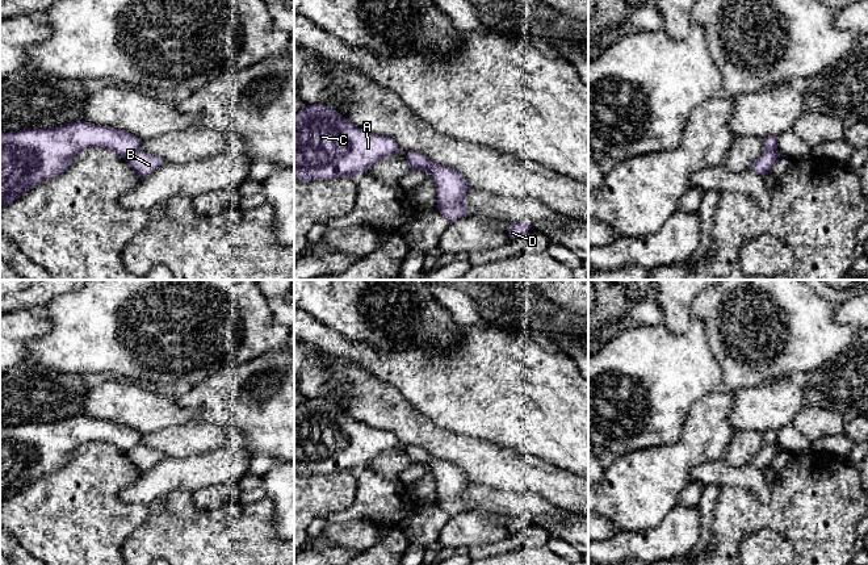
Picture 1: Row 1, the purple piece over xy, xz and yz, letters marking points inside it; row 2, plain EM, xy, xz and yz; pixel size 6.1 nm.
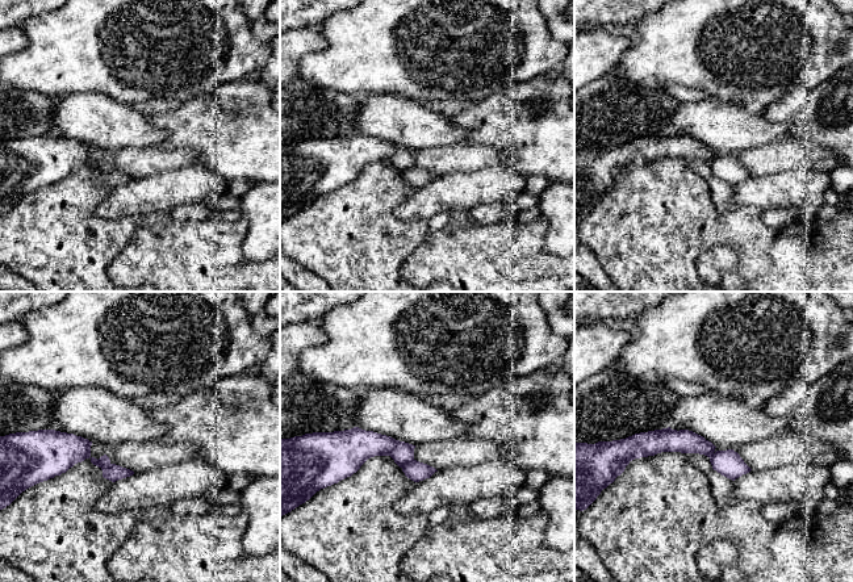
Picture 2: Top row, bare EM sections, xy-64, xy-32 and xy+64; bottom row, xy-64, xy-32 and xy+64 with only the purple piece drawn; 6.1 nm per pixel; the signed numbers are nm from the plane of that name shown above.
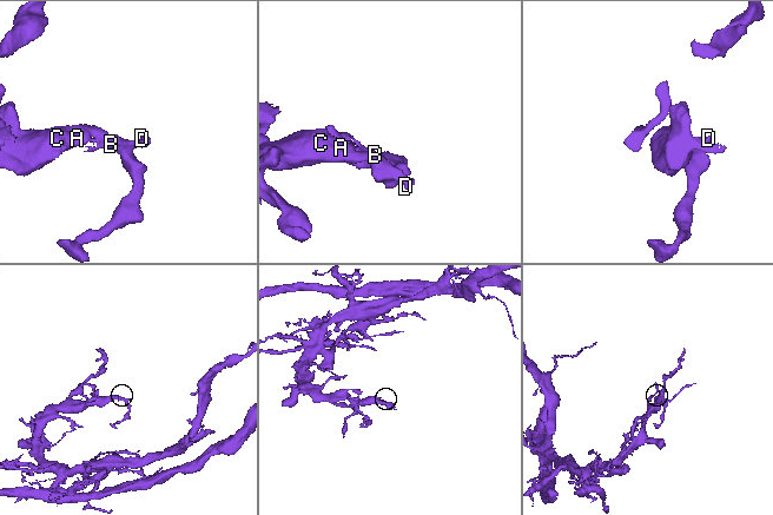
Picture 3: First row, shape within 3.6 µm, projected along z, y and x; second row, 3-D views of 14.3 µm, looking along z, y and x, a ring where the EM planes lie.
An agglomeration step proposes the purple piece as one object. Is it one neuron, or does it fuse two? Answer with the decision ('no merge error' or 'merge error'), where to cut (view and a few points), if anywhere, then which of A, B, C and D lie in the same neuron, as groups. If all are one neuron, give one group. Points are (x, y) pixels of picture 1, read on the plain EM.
merge error; cut xy (138, 443), (125, 453); groups A C / B D

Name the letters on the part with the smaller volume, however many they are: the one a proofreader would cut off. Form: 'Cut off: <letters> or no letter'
Cut off: B, D

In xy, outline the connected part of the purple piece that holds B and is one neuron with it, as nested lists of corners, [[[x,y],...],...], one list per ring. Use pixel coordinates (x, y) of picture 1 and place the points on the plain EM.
[[[141,444],[129,449],[125,455],[129,459],[129,461],[139,469],[139,472],[150,469],[151,466],[158,464],[162,459],[164,459],[162,453]]]

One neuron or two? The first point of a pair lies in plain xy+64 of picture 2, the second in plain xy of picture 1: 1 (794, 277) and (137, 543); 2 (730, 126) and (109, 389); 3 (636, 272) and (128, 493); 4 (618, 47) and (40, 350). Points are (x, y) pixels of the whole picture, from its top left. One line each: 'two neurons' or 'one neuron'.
1: one neuron
2: one neuron
3: two neurons
4: two neurons

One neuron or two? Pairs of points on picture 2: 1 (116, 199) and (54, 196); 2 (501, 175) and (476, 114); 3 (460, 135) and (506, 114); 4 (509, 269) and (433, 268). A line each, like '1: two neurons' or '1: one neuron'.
1: two neurons
2: two neurons
3: two neurons
4: one neuron

